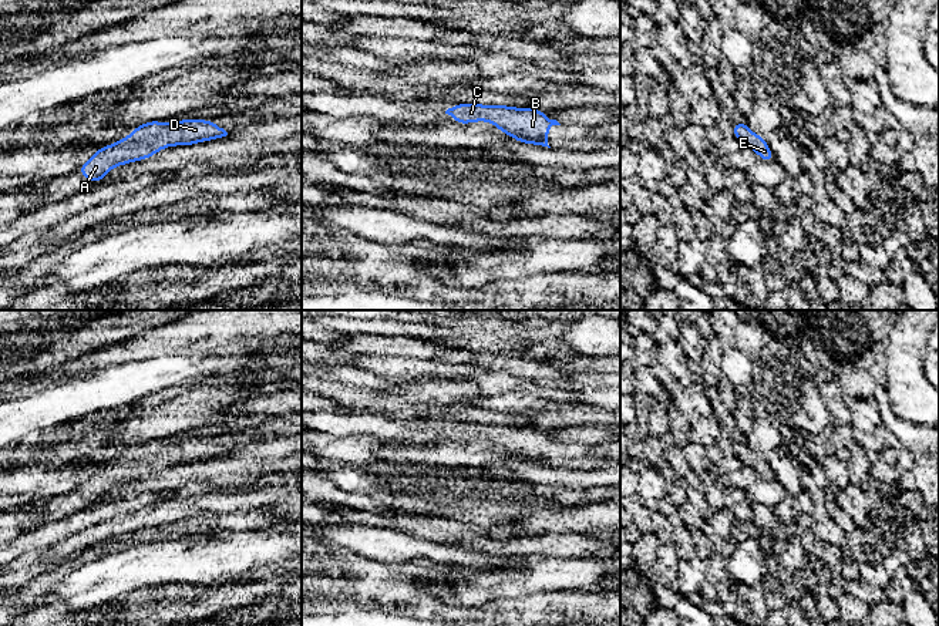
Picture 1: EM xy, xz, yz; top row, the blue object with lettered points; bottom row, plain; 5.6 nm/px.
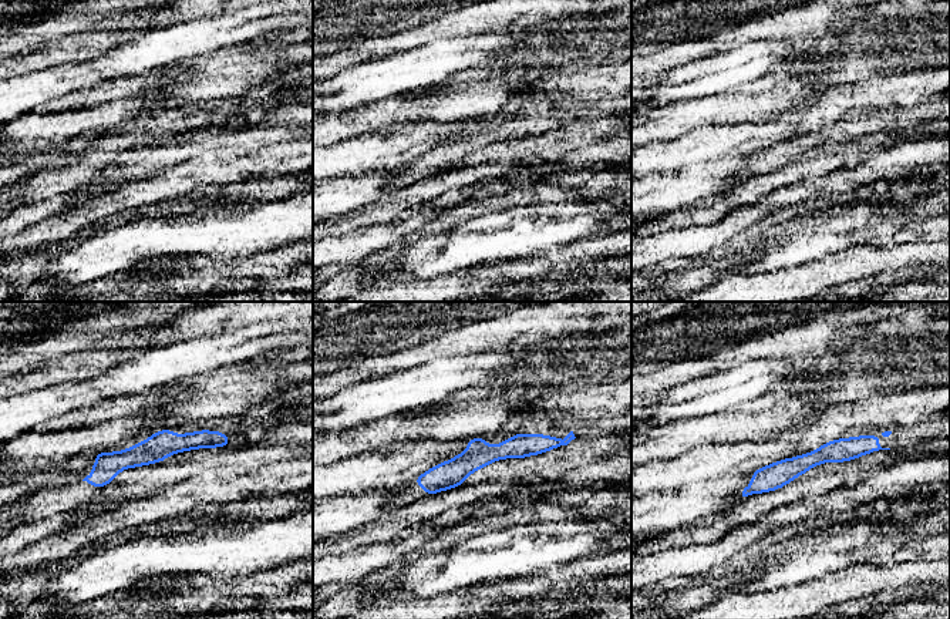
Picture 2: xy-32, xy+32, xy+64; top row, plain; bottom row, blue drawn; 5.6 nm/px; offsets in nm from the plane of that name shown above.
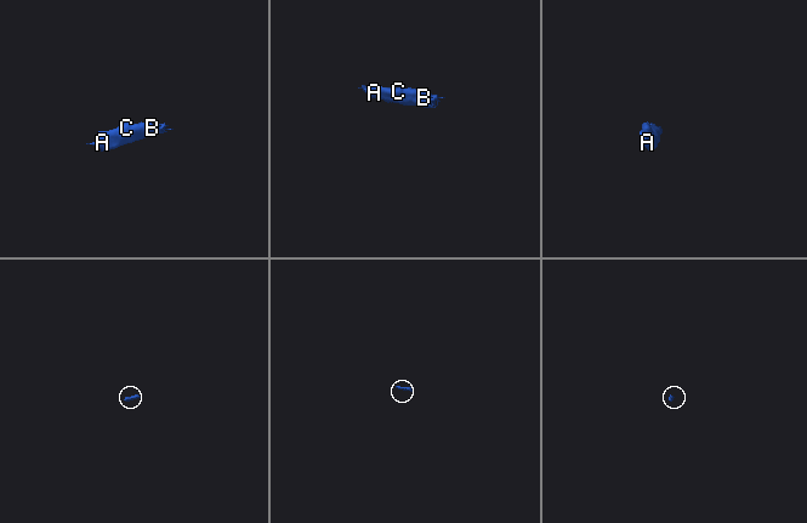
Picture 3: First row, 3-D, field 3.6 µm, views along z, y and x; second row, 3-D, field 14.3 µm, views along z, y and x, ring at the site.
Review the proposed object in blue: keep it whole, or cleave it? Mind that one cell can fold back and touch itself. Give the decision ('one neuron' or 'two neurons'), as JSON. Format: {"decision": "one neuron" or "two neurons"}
{"decision": "one neuron"}

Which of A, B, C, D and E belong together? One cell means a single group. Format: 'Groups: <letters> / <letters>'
Groups: A B C D E

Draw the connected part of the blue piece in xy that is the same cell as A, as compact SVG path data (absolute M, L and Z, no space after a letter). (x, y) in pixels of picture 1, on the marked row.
M184 118L179 122L159 121L138 125L131 135L118 142L97 148L95 155L77 171L87 179L100 184L111 168L141 161L174 145L193 145L226 137L228 132L209 120Z

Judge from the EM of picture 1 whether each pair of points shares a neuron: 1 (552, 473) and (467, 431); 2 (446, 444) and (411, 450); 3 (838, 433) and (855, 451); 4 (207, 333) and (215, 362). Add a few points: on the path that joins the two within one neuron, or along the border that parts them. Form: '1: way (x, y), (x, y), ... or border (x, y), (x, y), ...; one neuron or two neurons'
1: border (535, 463), (538, 464); two neurons
2: way (437, 448), (420, 448); one neuron
3: border (851, 440), (844, 454); two neurons
4: border (256, 336), (236, 336), (224, 346); two neurons

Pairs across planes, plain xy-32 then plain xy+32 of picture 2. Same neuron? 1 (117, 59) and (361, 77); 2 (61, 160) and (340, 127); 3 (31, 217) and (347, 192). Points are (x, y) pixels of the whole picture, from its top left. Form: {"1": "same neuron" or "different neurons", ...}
{"1": "same neuron", "2": "different neurons", "3": "different neurons"}

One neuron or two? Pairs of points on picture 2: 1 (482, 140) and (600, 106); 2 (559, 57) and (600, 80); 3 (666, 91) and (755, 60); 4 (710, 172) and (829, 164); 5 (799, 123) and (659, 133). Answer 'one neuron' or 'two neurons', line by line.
1: one neuron
2: two neurons
3: one neuron
4: two neurons
5: two neurons

